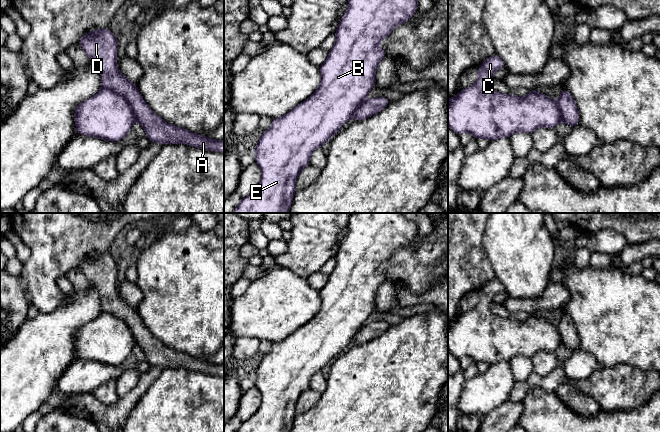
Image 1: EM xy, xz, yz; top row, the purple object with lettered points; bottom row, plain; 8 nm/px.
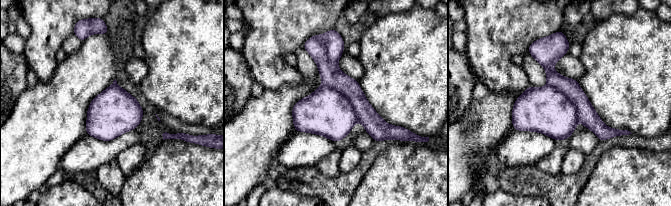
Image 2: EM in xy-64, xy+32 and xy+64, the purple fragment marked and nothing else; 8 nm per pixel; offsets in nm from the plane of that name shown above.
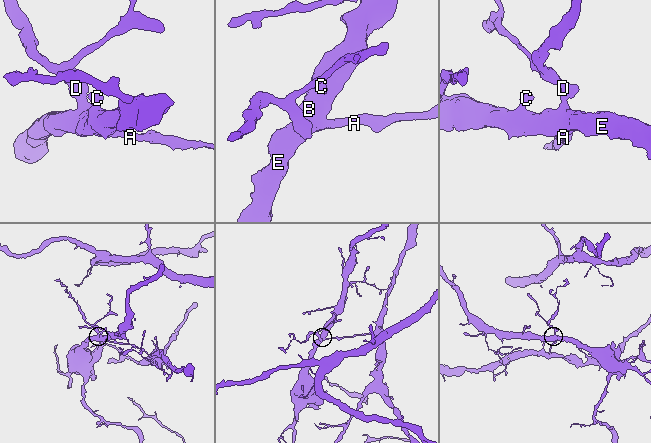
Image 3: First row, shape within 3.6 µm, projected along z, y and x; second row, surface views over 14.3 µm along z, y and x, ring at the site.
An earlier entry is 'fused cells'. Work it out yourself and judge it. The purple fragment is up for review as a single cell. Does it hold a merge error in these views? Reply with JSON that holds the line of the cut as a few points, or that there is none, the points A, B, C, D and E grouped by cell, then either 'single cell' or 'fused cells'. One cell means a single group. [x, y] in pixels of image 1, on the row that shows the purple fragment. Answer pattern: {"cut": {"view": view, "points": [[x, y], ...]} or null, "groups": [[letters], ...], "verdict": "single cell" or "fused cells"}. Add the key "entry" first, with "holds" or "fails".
{"entry": "holds", "cut": {"view": "xy", "points": [[102, 86], [118, 92], [127, 101], [136, 120]]}, "groups": [["A", "D"], ["B", "C", "E"]], "verdict": "fused cells"}

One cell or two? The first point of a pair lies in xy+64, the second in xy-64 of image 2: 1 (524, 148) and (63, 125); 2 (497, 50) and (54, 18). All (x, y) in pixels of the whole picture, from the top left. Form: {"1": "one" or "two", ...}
{"1": "two", "2": "one"}

